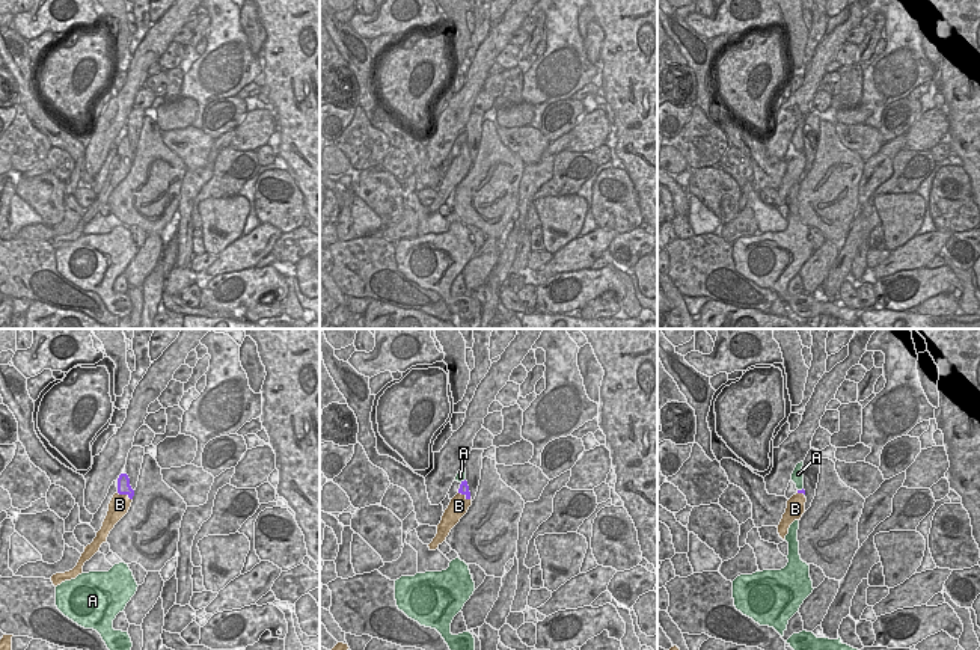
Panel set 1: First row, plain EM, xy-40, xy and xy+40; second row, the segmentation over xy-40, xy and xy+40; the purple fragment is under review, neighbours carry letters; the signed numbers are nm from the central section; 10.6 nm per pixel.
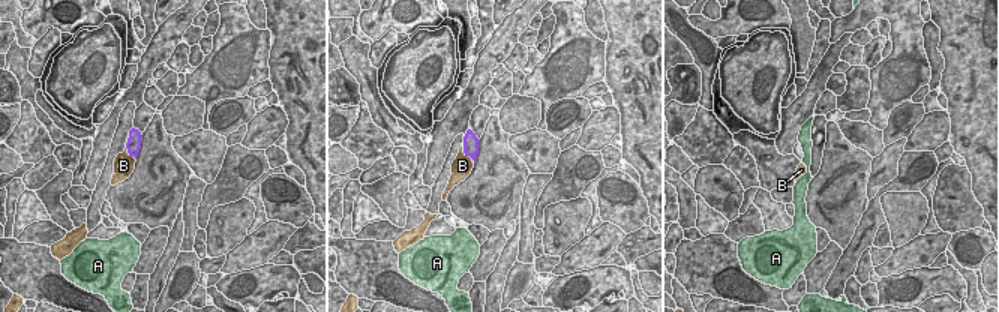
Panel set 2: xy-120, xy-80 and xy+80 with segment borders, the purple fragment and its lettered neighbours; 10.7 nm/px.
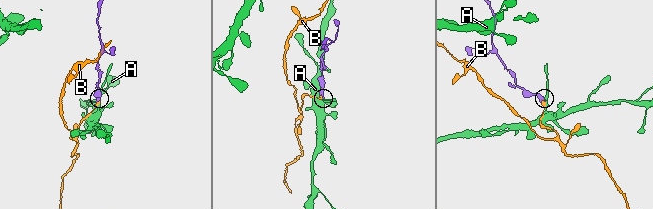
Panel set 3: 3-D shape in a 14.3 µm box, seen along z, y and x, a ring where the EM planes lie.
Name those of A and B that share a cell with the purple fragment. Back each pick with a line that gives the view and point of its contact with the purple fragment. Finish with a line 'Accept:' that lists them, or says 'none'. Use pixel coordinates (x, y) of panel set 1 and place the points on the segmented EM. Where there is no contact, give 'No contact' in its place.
B: Touches purple at xy-40 (124, 493)
Accept: B.

